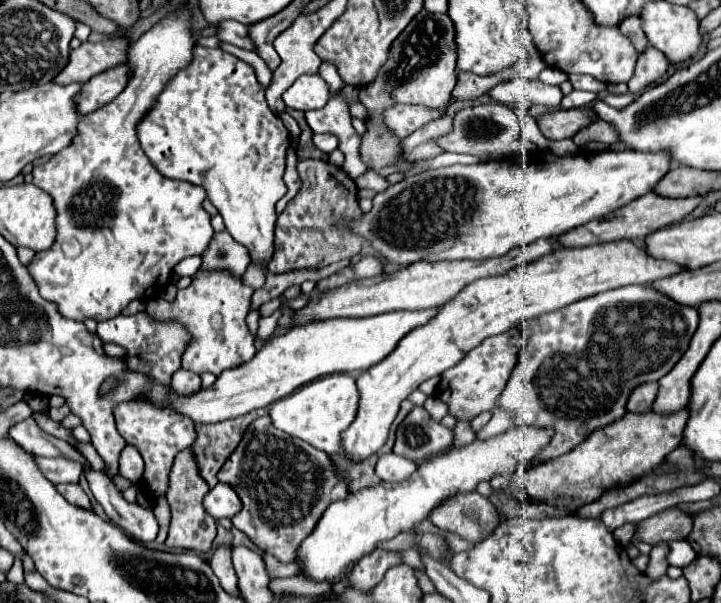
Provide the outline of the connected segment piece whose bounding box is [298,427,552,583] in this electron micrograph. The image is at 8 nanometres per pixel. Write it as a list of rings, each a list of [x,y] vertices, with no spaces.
[[[514,427],[490,441],[474,441],[472,445],[452,449],[446,455],[420,465],[414,475],[402,483],[380,483],[366,487],[358,493],[350,493],[342,501],[334,501],[318,521],[314,533],[306,537],[298,549],[298,557],[304,561],[304,575],[316,581],[342,581],[348,575],[348,565],[376,549],[376,543],[386,541],[400,531],[414,529],[414,525],[428,517],[428,513],[454,493],[474,491],[480,481],[488,481],[492,475],[506,475],[516,467],[530,467],[532,459],[550,441],[550,429],[526,429]]]

